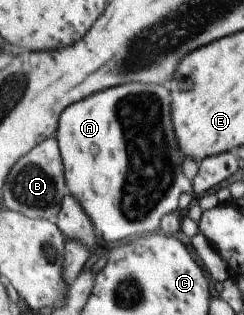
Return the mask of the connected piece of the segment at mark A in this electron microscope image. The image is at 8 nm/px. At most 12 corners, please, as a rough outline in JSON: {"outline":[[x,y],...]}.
{"outline":[[171,90],[68,106],[67,186],[102,244],[158,232],[182,173]]}

